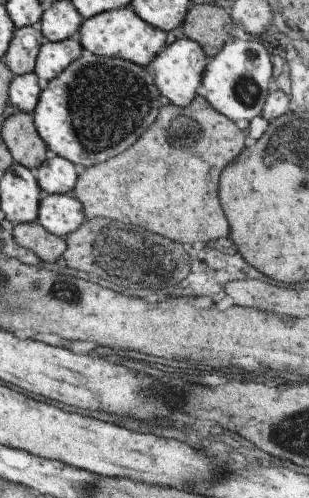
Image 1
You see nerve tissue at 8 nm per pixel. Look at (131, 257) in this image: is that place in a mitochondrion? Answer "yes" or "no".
yes

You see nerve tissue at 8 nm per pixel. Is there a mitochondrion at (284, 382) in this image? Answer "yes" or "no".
no

